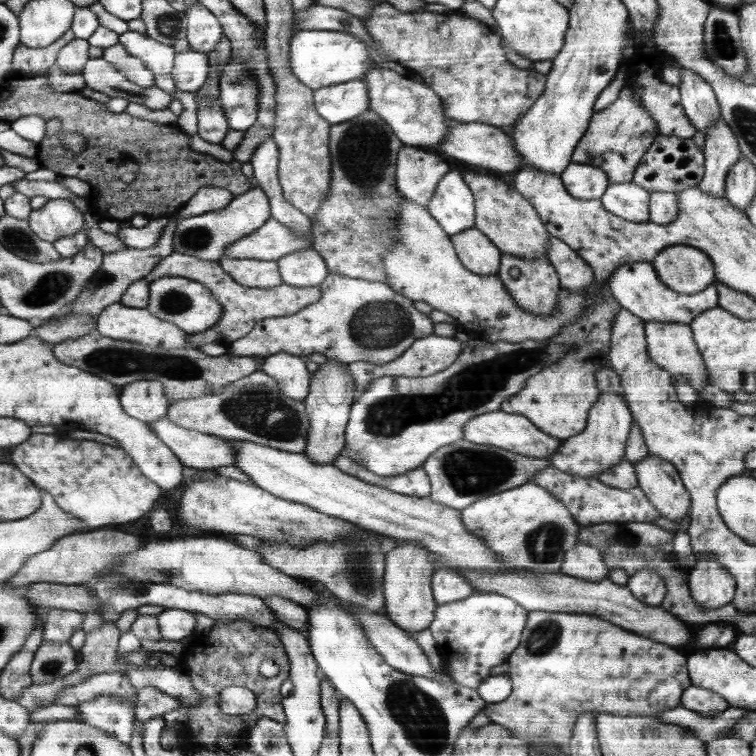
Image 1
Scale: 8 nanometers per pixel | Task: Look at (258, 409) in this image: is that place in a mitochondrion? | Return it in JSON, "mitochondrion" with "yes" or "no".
{"mitochondrion":"yes"}

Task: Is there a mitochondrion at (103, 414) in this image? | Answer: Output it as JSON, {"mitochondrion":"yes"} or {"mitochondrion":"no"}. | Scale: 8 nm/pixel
{"mitochondrion":"no"}

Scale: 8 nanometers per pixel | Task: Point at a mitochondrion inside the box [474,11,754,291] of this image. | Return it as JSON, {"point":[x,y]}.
{"point":[721,42]}

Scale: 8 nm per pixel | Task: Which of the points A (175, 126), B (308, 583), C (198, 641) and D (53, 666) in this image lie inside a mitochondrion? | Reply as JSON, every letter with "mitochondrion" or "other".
{"A":"other","B":"other","C":"other","D":"mitochondrion"}

